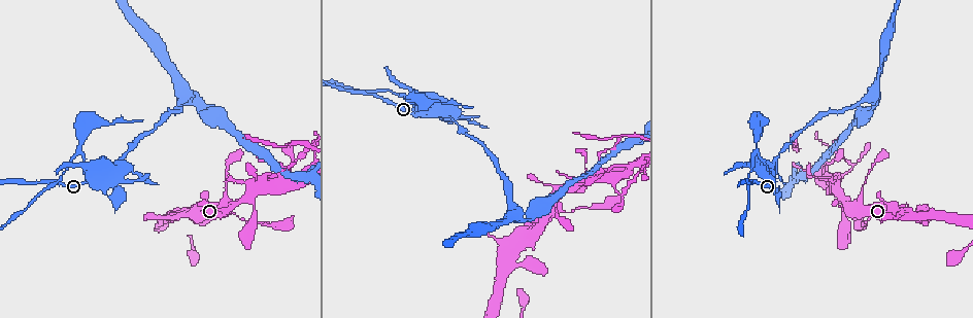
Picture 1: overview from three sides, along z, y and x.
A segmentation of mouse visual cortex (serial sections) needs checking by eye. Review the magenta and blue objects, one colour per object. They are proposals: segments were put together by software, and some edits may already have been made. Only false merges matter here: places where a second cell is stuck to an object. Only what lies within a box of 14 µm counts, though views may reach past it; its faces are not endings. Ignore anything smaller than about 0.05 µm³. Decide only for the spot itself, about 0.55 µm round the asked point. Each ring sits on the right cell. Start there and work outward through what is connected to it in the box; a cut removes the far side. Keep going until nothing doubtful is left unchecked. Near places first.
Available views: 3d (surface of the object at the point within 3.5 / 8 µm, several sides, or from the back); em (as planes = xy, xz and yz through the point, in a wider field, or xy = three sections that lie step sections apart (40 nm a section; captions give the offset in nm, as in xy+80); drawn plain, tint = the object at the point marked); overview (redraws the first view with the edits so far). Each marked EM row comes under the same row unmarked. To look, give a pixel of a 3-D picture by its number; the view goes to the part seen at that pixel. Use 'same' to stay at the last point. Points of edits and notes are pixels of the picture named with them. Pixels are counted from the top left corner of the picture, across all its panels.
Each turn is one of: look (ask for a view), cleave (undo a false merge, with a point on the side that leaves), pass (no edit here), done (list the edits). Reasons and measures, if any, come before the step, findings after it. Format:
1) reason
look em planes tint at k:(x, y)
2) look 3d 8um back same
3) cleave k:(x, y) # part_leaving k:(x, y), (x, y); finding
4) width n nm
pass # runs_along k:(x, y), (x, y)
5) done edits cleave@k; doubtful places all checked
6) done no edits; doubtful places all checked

three-way junction
look 3d 8um at 1:(379, 97)

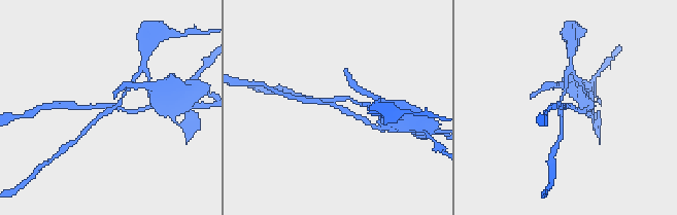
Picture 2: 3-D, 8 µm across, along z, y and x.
look em planes tint at 2:(333, 103)

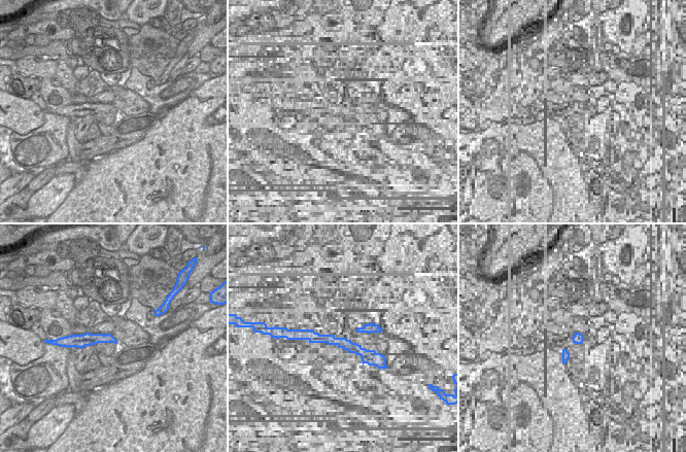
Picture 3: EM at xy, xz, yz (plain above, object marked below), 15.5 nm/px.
width 160 nm
pass # runs_along 3:(112, 340), (87, 339), (79, 342); continuous, no second cell

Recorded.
a narrow waist
look 3d 3.5um at 1:(775, 197)

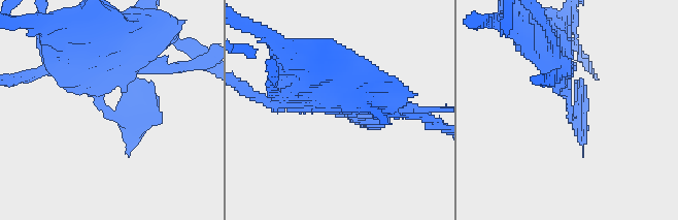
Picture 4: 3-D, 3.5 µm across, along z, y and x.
look em xy step 2 tint at 4:(102, 107)

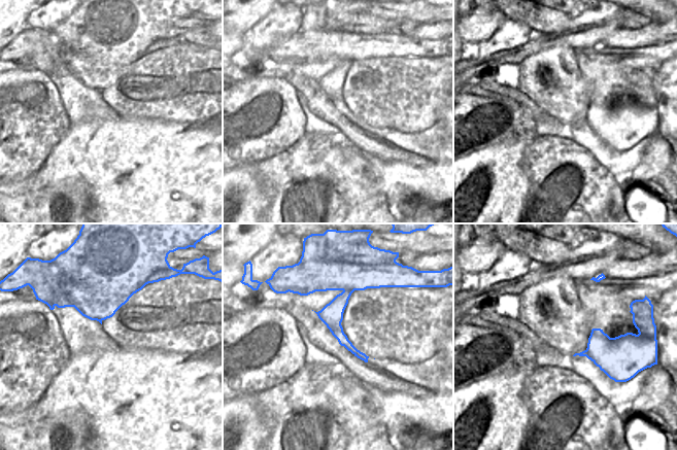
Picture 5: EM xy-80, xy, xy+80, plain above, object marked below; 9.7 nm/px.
pass # runs_along 5:(330, 285), (340, 291), (336, 330), (364, 357); one cell here

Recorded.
sharp bend
look 3d 3.5um at 1:(873, 91)

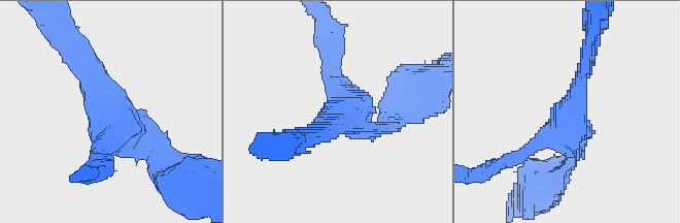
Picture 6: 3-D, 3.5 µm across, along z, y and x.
arms 3; arm_widths 200, 200, 300 nm; now the EM
look em xy step 2 tint at 6:(343, 119)

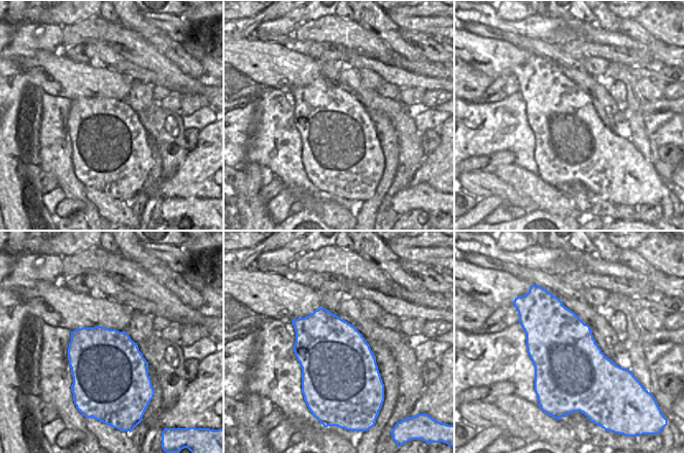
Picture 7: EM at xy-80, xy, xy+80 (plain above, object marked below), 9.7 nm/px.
pass # runs_along 6:(329, 59), (361, 123), (389, 106); one cell here

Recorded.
look em xy step 5 tint at 1:(279, 180)

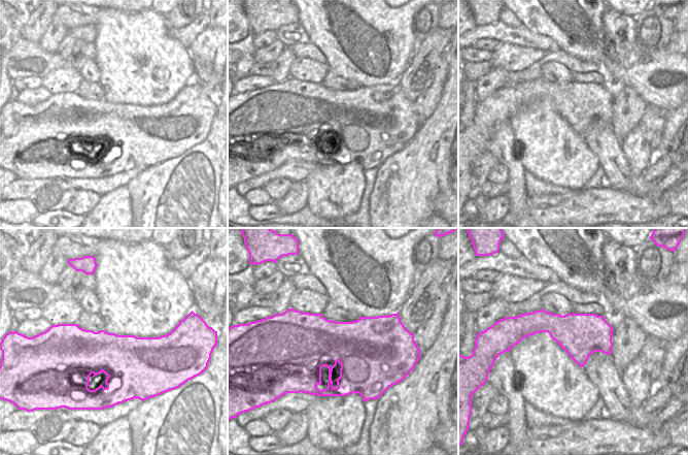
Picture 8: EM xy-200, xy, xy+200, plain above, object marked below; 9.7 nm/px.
look 3d 3.5um same

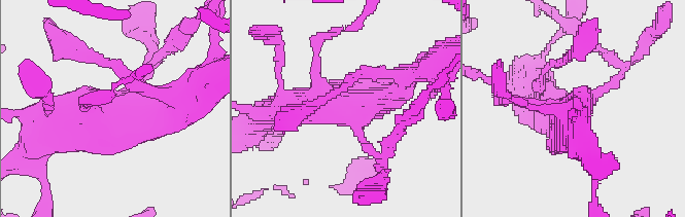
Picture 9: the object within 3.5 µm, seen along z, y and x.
pass # runs_along 9:(284, 107), (370, 107), (405, 80); continuous, no second cell

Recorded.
side arm on a straight run
look 3d 3.5um at 1:(853, 165)

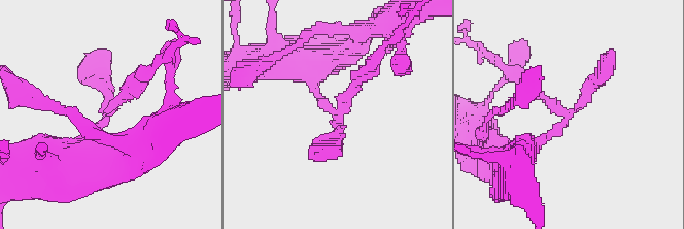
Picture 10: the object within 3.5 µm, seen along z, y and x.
arm_widths 150, 250, 250 nm
cleave 10:(353, 85) # part_leaving 10:(339, 107), (389, 41); two cells meet here

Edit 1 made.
done edits cleave@10; doubtful places all checked

